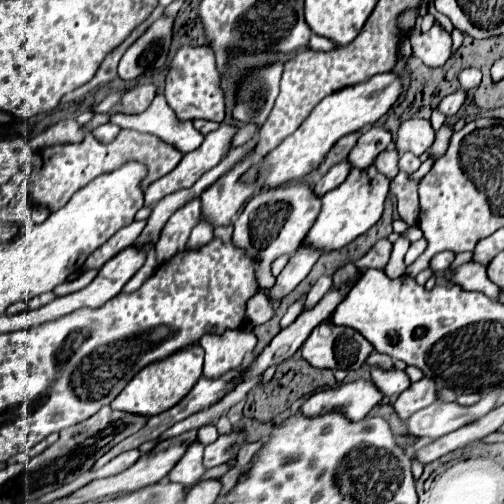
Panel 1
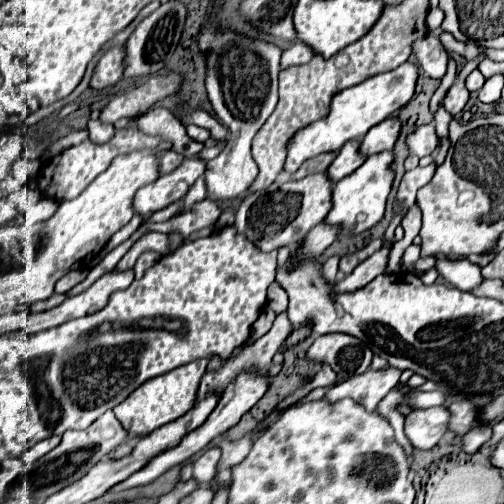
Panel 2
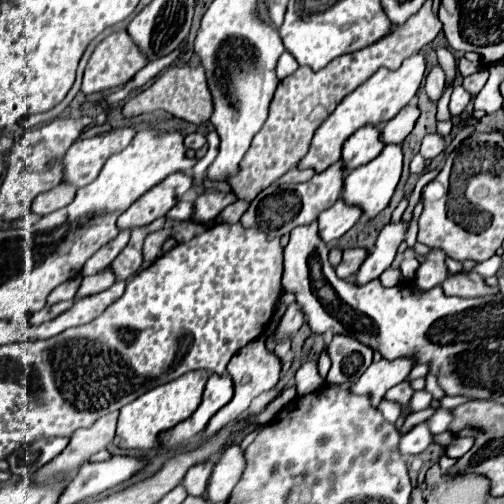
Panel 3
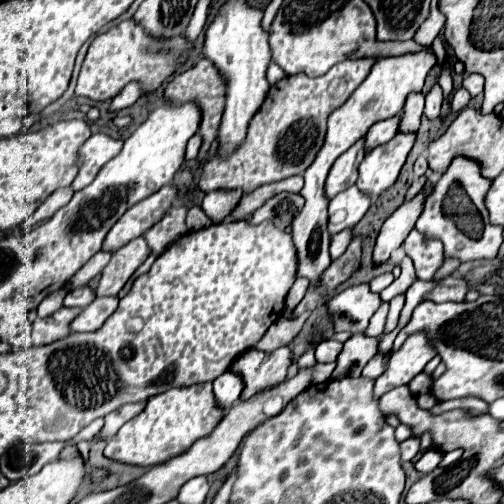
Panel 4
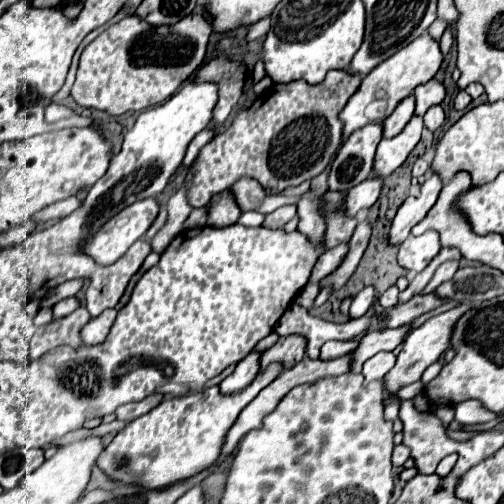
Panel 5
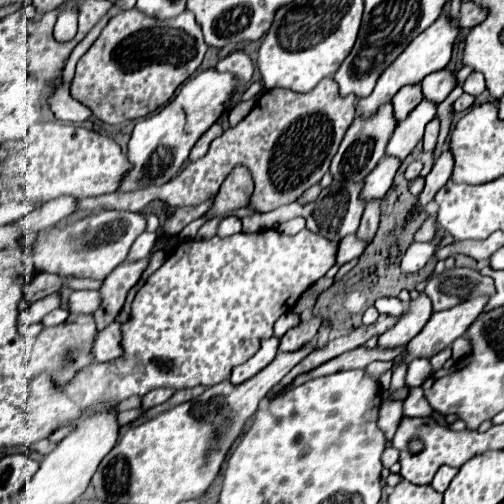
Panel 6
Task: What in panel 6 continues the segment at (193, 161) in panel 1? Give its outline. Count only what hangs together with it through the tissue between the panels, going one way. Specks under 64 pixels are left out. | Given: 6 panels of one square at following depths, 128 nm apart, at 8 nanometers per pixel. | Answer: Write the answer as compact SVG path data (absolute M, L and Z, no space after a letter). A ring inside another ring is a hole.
M104 210L86 216L78 222L56 226L46 234L32 238L32 256L38 272L52 272L58 276L78 276L104 280L124 258L132 242L146 230L146 216L142 212L128 210Z

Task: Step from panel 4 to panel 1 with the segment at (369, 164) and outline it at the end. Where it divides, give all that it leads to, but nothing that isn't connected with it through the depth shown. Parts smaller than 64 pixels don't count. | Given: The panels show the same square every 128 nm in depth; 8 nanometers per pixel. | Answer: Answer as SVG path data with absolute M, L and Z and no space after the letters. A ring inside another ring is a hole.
M374 166L364 168L364 170L352 168L348 178L338 188L322 196L322 210L316 222L312 224L310 232L302 240L302 244L316 248L320 252L338 250L350 244L354 238L364 234L370 226L374 226L380 220L382 210L384 210L384 200L388 196L388 184L390 180L382 176Z

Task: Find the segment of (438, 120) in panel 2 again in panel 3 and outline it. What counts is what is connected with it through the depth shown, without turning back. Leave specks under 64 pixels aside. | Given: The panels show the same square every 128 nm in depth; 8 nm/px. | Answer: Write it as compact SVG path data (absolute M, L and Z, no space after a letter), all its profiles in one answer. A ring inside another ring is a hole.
M437 47L436 54L438 58L438 62L446 75L446 84L444 87L444 91L447 88L448 84L452 84L457 75L457 62L453 54L445 47Z

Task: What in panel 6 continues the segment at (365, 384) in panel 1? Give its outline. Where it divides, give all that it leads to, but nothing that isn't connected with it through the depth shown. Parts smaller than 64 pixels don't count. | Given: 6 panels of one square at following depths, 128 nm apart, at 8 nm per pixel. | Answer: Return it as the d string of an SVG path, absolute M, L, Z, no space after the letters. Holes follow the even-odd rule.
M472 298L466 302L460 302L454 308L434 312L428 320L428 324L420 330L416 338L410 340L410 344L404 348L404 354L400 356L402 364L410 364L416 358L432 358L434 354L448 348L456 338L460 338L468 324L476 320L476 316L484 310L488 298Z

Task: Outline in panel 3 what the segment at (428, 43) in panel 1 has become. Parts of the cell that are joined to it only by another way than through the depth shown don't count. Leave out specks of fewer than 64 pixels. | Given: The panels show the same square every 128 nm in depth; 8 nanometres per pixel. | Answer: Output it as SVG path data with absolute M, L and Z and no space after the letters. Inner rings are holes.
M436 64L426 76L426 92L432 102L438 102L438 98L442 96L442 88L444 88L444 70L440 64Z

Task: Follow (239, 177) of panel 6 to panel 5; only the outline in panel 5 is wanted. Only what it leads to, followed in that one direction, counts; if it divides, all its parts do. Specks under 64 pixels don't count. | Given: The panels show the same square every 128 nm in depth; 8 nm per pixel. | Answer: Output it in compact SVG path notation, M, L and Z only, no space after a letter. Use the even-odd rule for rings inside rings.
M244 178L244 180L240 180L240 182L236 182L236 186L232 186L232 190L234 190L234 196L236 196L236 202L238 202L238 206L246 212L246 210L256 210L260 204L262 204L262 200L266 198L266 196L270 196L270 192L268 190L264 190L256 180L252 180L252 178ZM194 208L192 214L184 222L184 230L188 230L188 228L200 228L204 224L206 224L206 210L204 208Z

